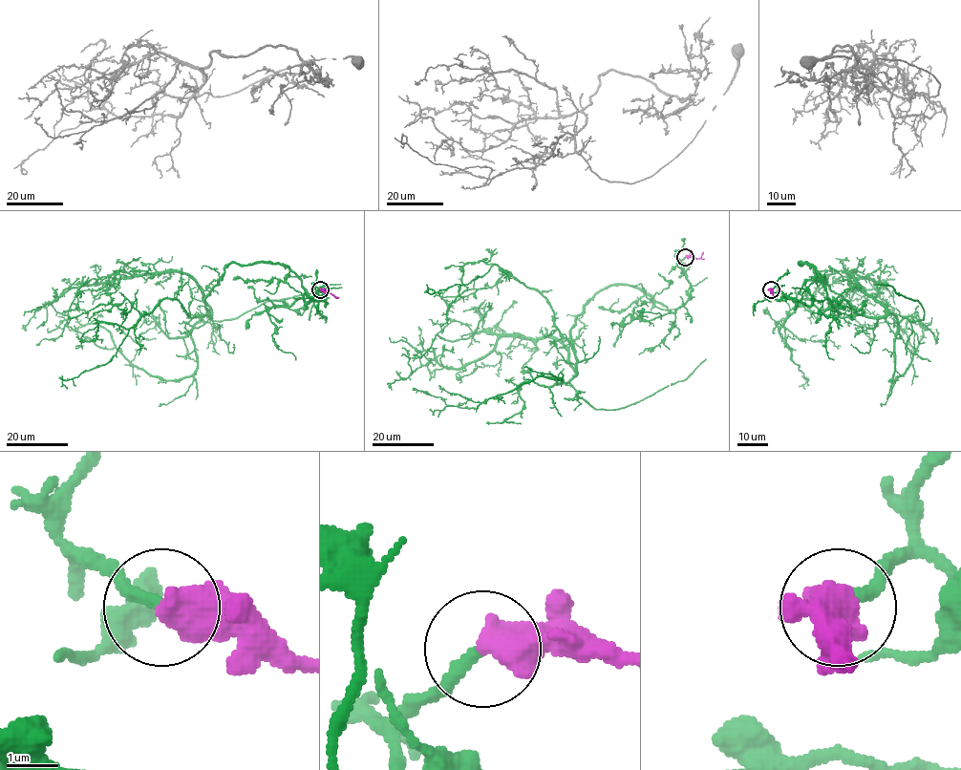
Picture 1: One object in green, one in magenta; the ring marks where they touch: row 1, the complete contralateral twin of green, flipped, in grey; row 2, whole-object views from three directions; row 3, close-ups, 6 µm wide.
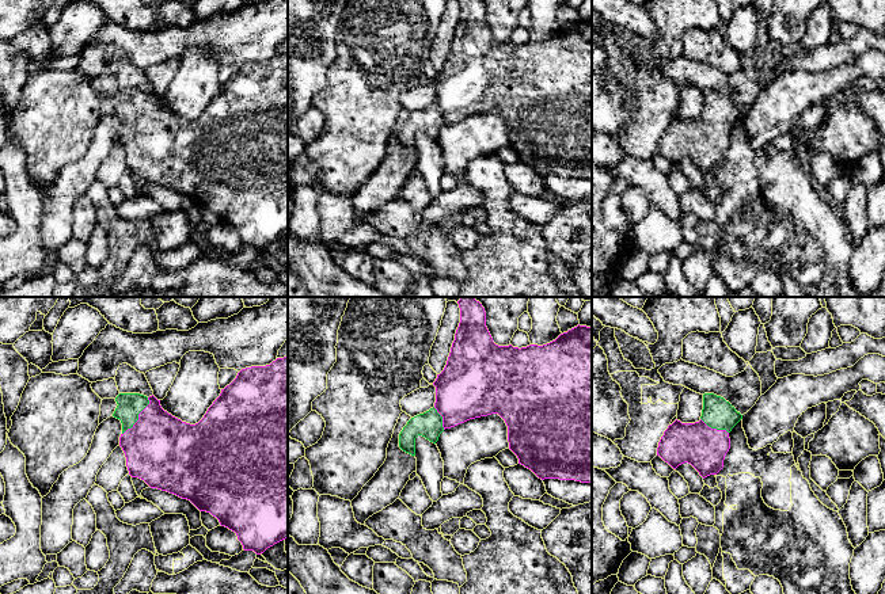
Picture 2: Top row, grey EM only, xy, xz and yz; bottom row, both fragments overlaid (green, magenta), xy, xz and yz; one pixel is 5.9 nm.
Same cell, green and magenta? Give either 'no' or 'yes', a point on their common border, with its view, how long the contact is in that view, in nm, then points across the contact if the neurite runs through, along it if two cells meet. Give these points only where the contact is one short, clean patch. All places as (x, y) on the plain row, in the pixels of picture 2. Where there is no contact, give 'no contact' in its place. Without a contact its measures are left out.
yes; contact xy (137, 113); length 280 nm; way xy (129, 102), (137, 113), (160, 145)

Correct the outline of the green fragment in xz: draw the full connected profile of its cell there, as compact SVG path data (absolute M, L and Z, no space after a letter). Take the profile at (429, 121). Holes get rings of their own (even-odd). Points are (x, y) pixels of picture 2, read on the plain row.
M459 0L460 19L455 30L455 37L451 43L451 49L444 66L437 71L433 81L436 83L436 99L429 107L411 114L399 130L399 144L415 152L415 134L418 132L425 133L430 138L436 140L440 130L445 125L455 123L470 115L498 110L508 122L508 138L509 145L517 152L519 160L531 165L539 175L559 175L559 176L576 176L581 179L592 179L592 23L577 22L567 28L561 30L555 37L538 42L529 41L527 43L498 42L493 38L493 34L486 23L486 8L482 0Z

